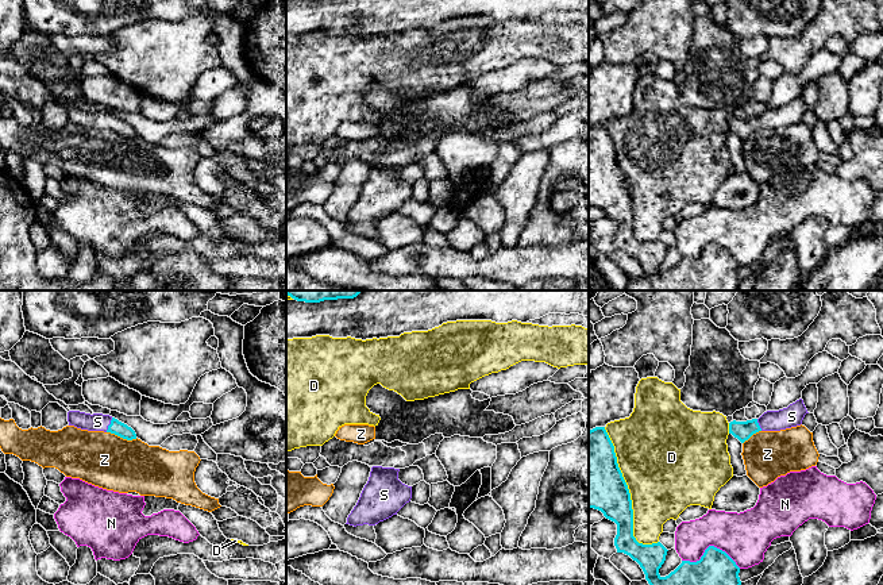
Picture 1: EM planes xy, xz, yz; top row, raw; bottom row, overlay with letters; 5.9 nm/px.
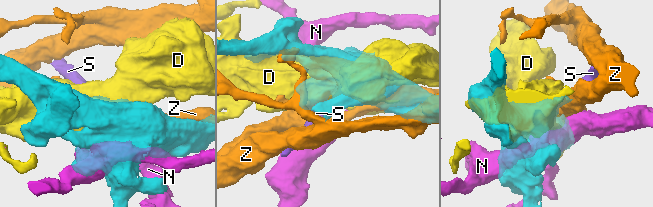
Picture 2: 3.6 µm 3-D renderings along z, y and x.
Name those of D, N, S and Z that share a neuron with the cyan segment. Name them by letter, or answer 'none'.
S

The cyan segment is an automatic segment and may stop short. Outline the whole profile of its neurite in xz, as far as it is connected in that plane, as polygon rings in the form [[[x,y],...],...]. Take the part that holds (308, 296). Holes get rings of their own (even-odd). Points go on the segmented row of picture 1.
[[[286,290],[297,301],[320,303],[324,300],[354,299],[360,290]]]

